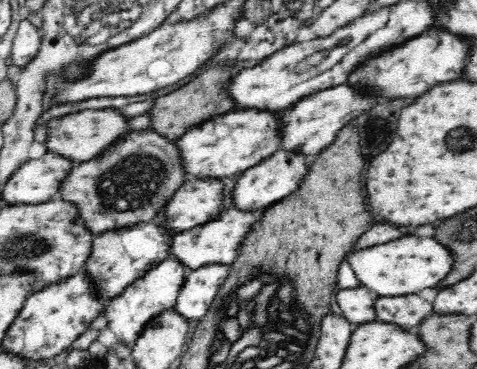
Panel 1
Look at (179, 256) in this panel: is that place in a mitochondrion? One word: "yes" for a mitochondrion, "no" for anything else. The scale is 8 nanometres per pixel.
no

